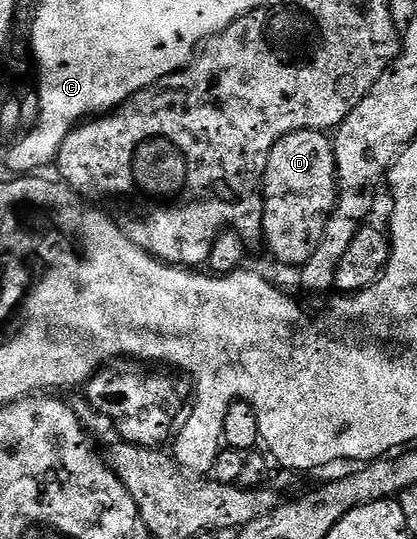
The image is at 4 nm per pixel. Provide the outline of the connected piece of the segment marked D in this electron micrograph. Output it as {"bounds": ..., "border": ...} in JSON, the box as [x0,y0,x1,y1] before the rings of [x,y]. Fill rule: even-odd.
{"bounds":[263,132,337,264],"border":[[[286,132],[267,158],[263,242],[281,264],[305,264],[319,246],[337,201],[332,139],[324,132]]]}

